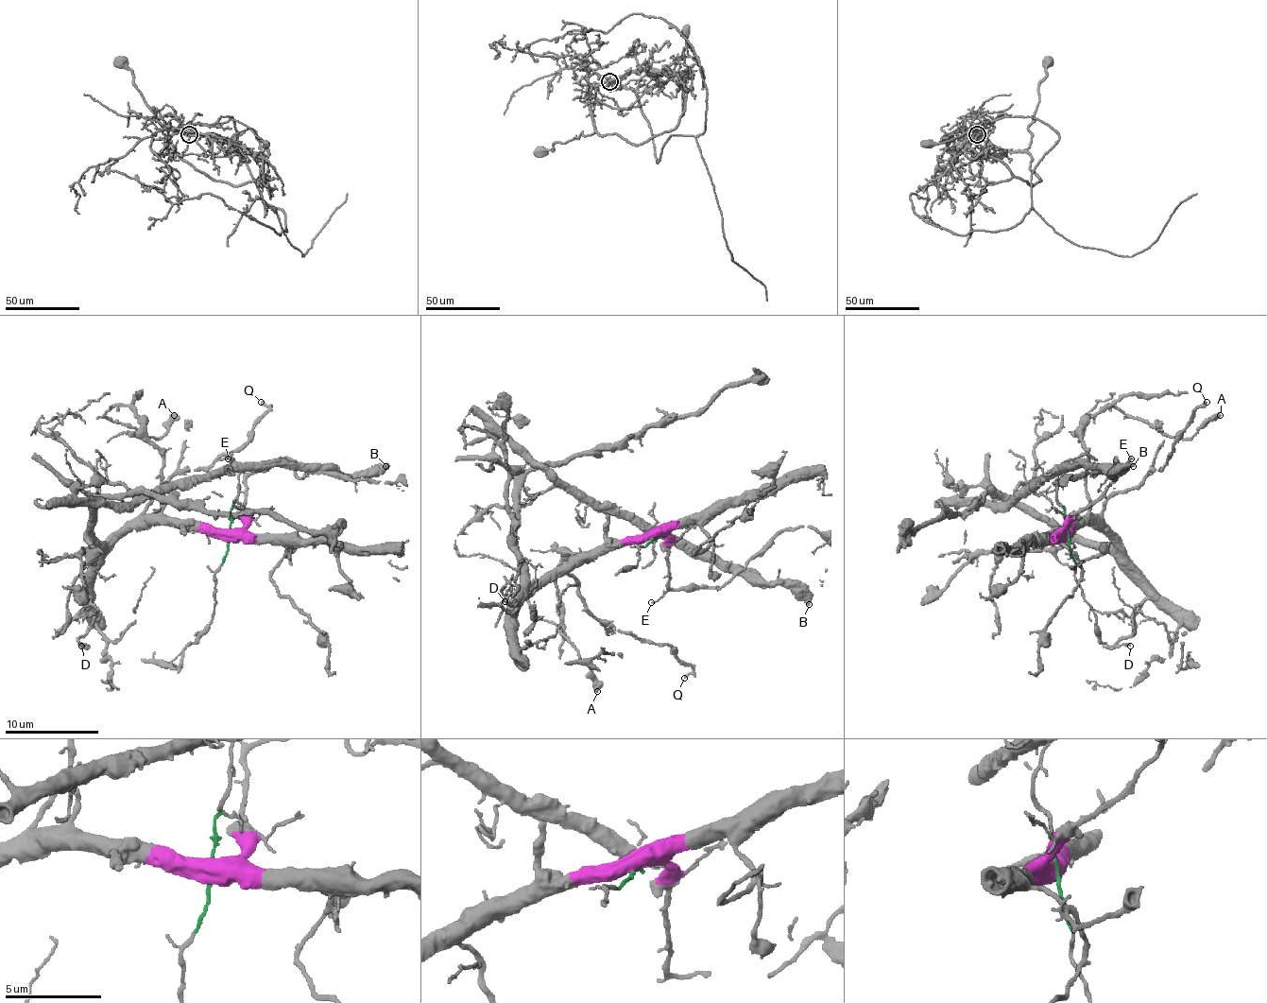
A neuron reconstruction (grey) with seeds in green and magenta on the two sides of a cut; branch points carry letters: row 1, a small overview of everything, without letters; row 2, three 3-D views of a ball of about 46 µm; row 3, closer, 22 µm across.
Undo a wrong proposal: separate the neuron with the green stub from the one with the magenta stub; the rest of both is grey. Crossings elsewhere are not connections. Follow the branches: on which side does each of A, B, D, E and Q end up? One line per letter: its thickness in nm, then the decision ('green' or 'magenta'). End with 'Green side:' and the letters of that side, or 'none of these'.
A: calibre 480 nm; magenta
B: calibre 500 nm; green
D: calibre 220 nm; magenta
E: calibre 120 nm; magenta
Q: calibre 160 nm; magenta
Green side: B

